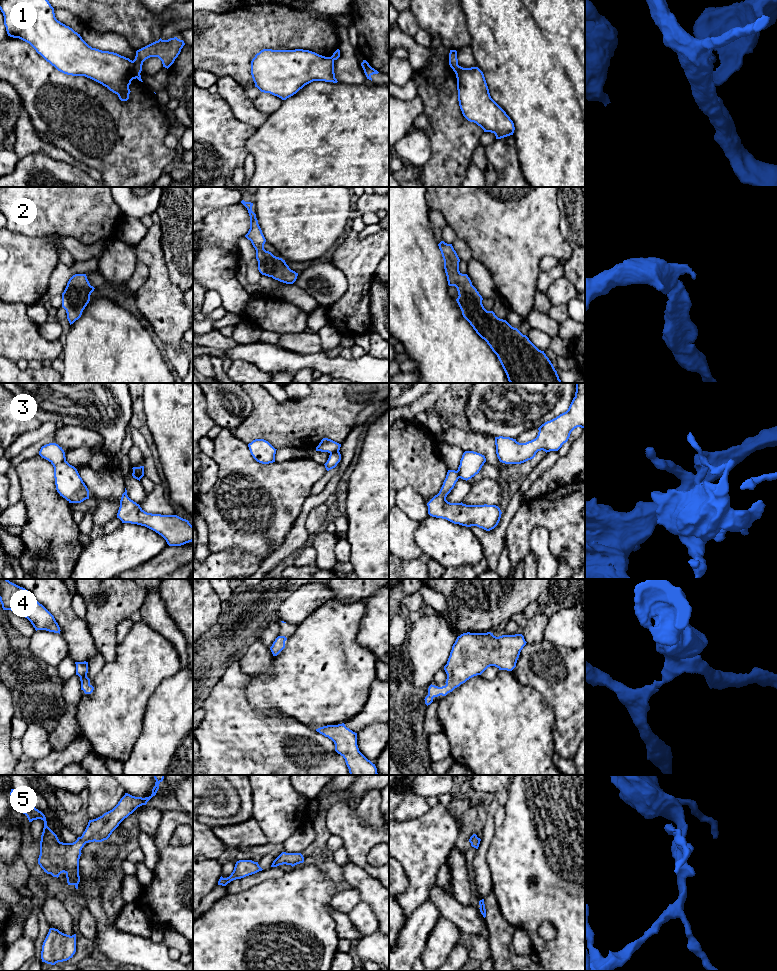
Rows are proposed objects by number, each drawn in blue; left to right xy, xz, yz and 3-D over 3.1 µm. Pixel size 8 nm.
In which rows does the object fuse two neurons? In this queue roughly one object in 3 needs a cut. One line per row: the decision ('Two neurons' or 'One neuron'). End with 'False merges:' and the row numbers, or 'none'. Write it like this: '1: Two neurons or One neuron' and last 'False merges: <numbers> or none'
1: Two neurons
2: One neuron
3: Two neurons
4: One neuron
5: One neuron
False merges: 1, 3

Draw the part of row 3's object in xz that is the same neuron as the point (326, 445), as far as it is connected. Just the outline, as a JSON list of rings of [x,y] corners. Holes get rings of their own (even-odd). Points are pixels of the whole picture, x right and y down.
[[[323,438],[319,443],[319,445],[316,447],[316,451],[333,453],[333,452],[339,452],[340,447],[341,444],[331,439]]]

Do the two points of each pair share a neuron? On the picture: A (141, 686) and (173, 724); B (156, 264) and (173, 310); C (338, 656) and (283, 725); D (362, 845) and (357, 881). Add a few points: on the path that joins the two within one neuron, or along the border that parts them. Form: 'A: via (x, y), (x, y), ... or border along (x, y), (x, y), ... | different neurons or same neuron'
A: border along (165, 679), (148, 701), (142, 719) | different neurons
B: via (158, 275), (158, 295), (162, 299) | same neuron
C: border along (266, 711), (270, 710), (291, 716), (310, 728) | different neurons
D: border along (349, 860), (364, 868), (378, 880) | different neurons

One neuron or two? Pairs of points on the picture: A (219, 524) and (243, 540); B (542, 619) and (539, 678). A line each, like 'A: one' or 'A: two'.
A: one
B: two

